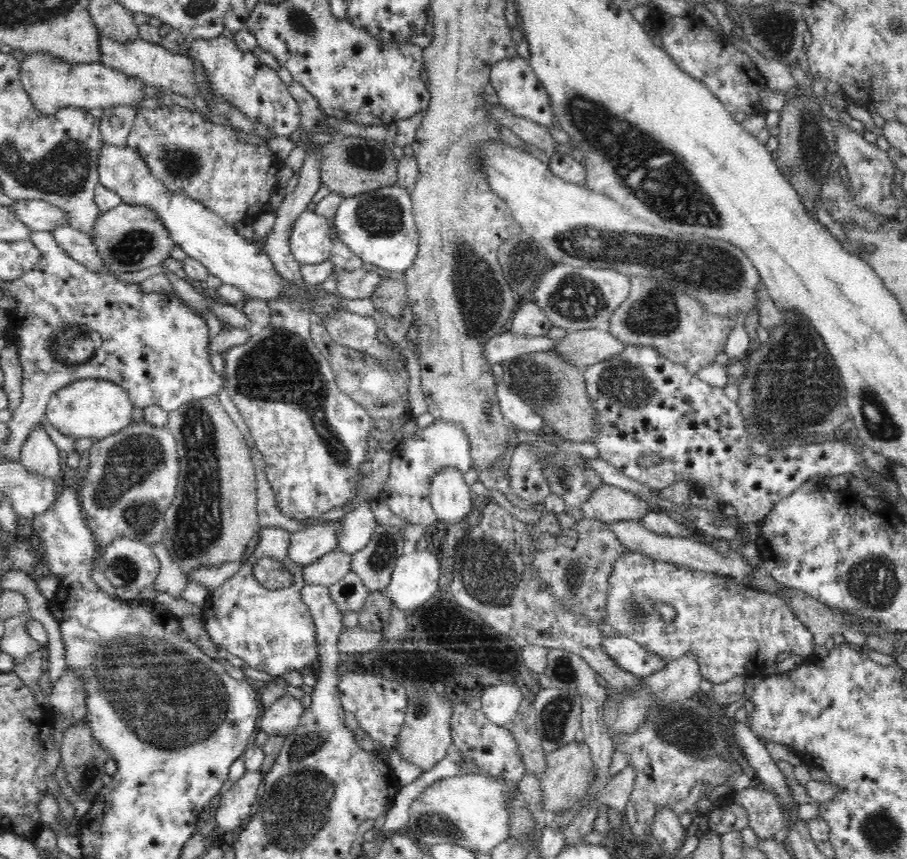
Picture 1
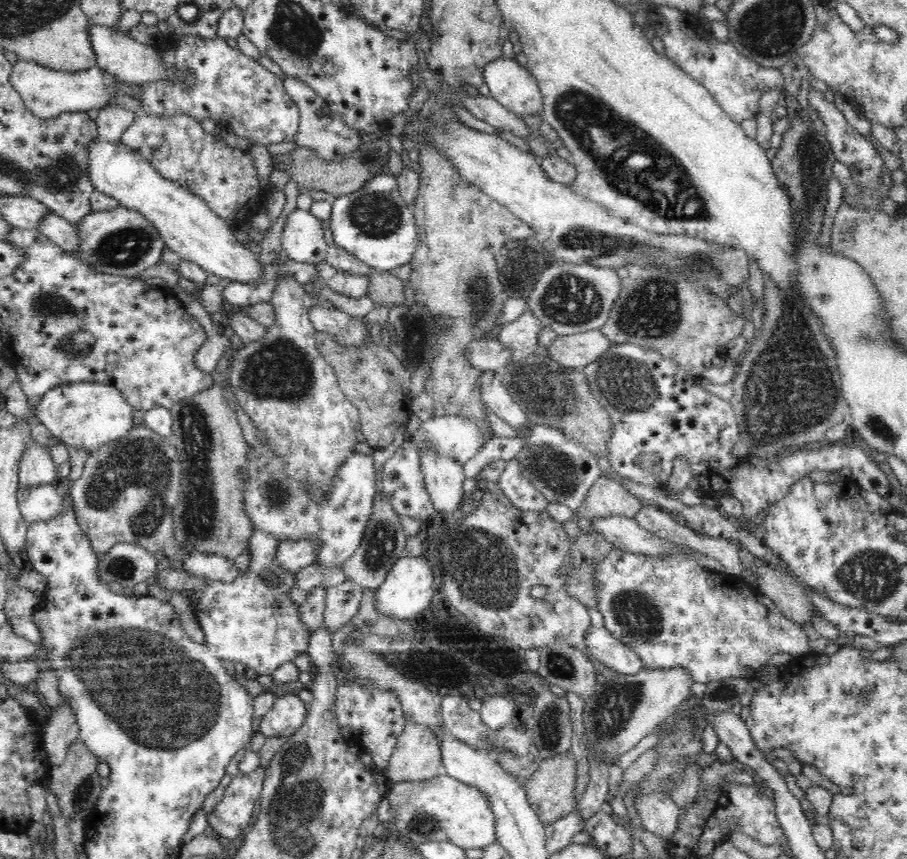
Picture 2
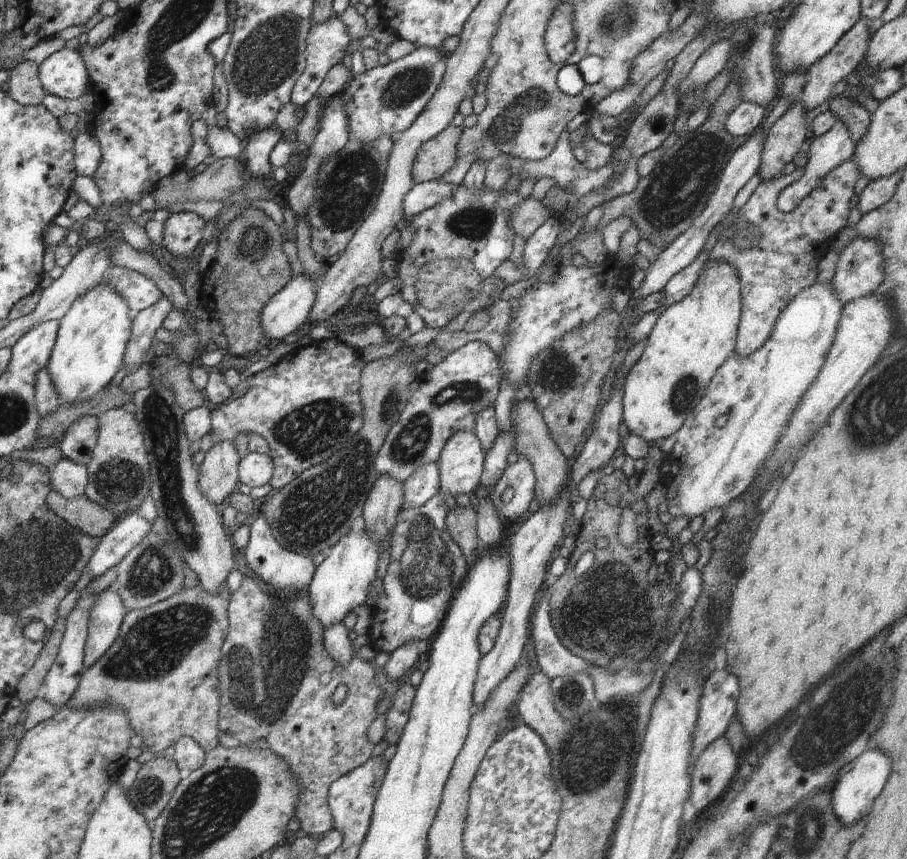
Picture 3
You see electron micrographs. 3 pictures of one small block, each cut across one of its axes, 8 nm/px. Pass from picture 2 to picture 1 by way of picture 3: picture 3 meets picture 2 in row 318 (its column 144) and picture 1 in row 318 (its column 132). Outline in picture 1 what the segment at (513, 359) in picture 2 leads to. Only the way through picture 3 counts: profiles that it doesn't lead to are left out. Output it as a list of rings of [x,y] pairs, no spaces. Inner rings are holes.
[[[535,301],[519,302],[516,312],[508,324],[508,331],[512,334],[526,336],[544,336],[553,324]]]

